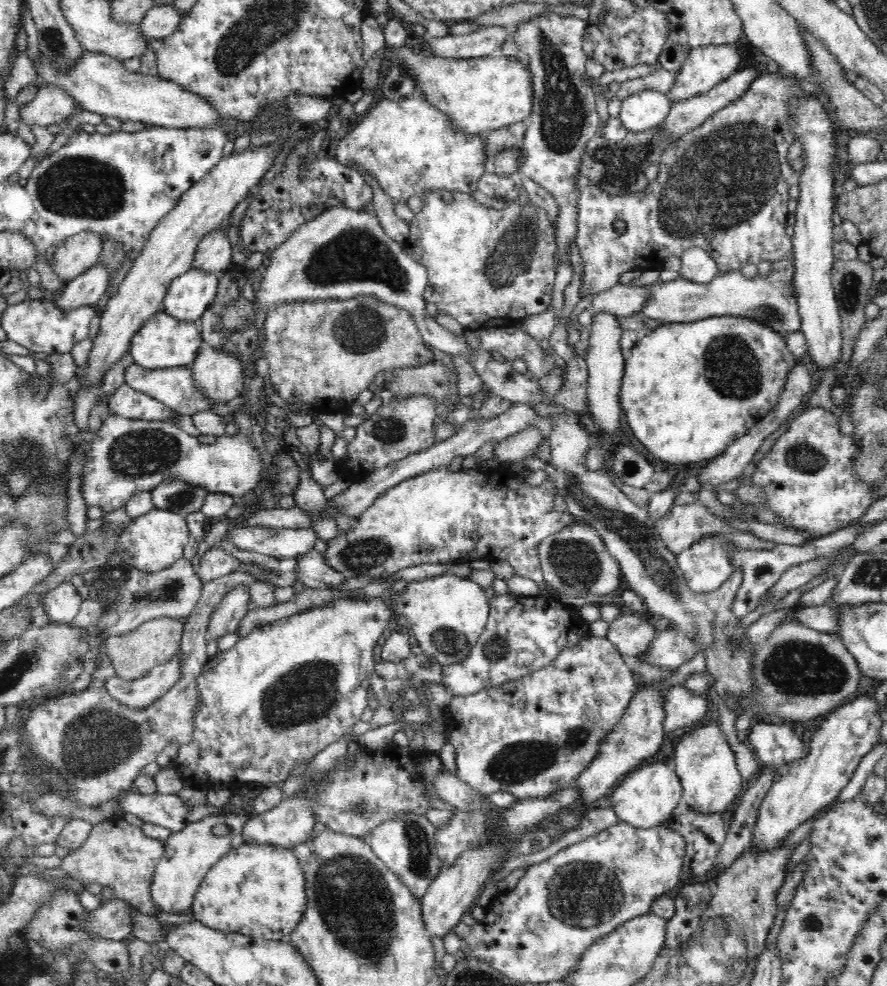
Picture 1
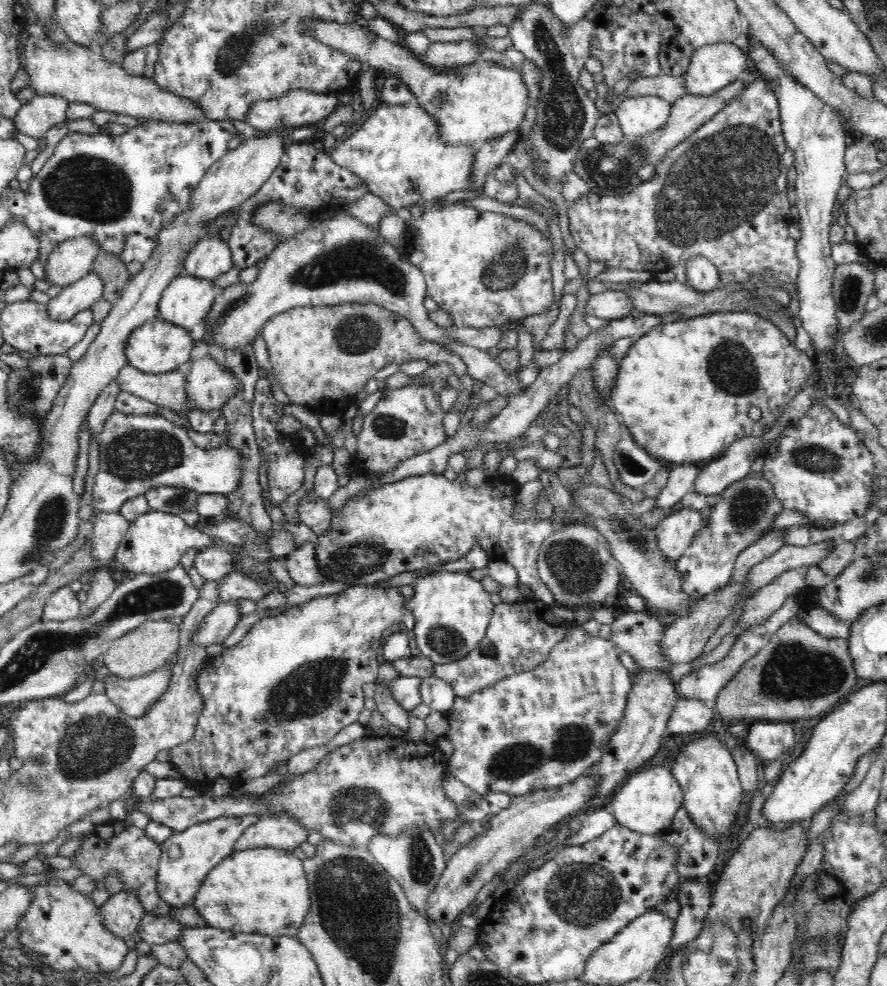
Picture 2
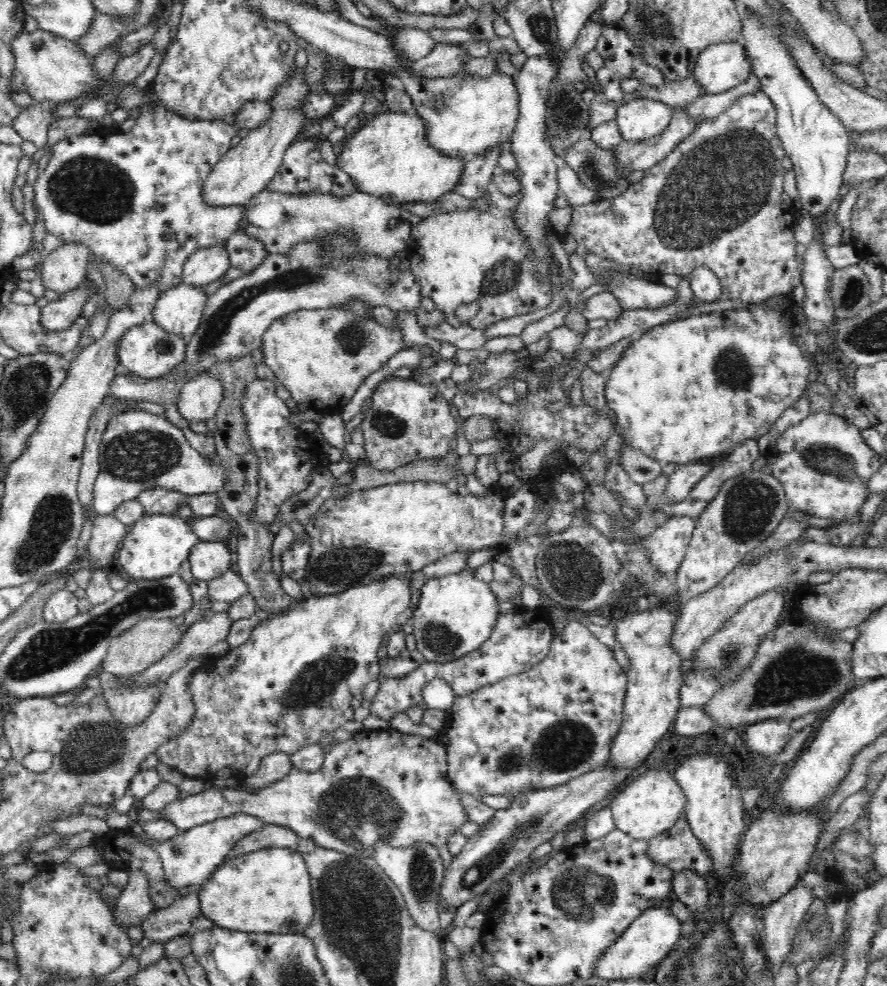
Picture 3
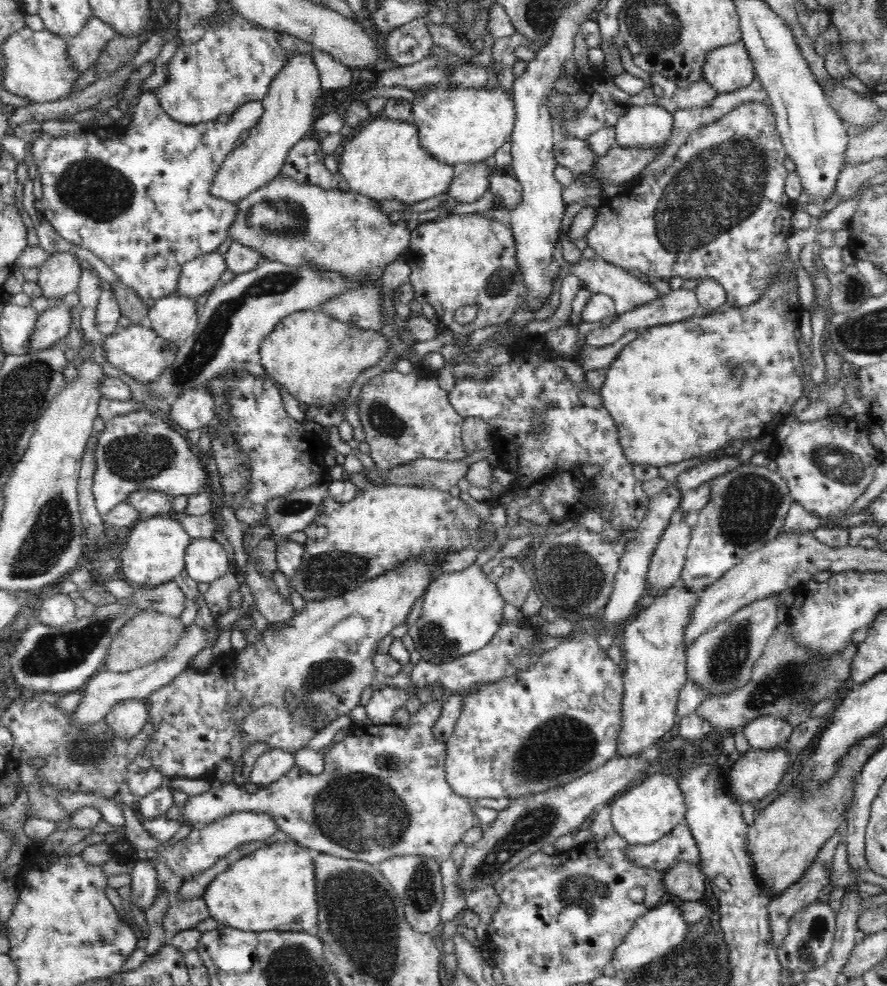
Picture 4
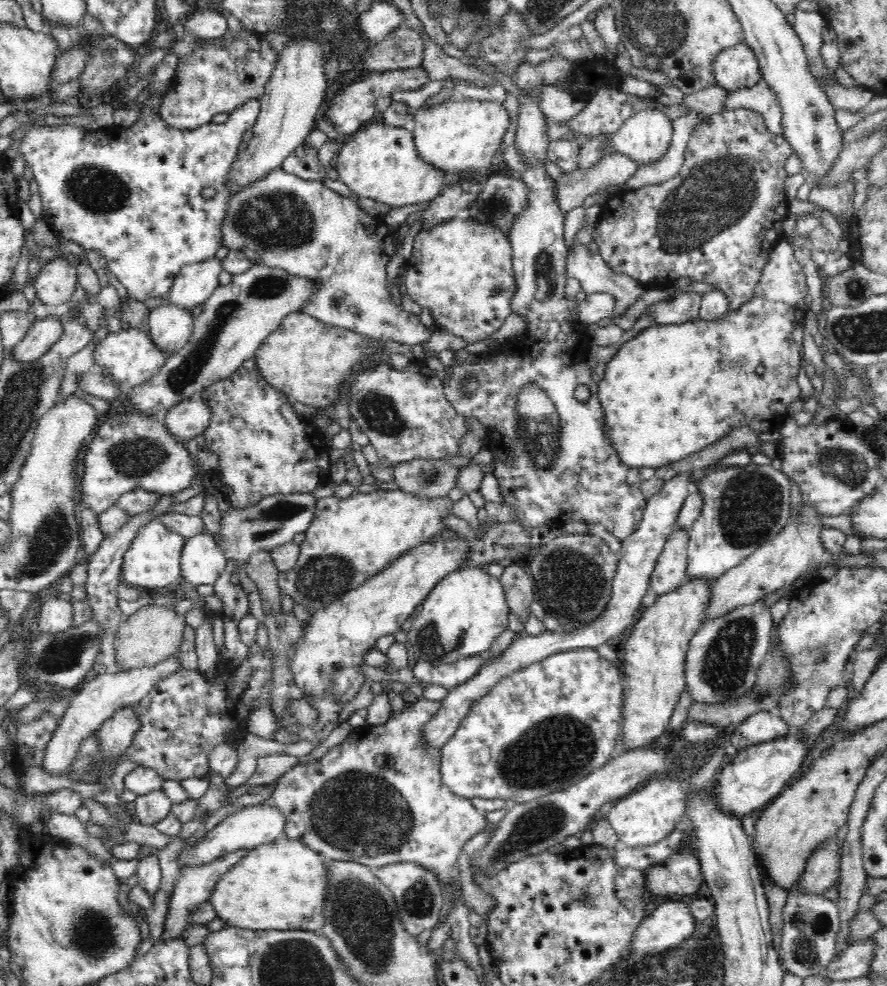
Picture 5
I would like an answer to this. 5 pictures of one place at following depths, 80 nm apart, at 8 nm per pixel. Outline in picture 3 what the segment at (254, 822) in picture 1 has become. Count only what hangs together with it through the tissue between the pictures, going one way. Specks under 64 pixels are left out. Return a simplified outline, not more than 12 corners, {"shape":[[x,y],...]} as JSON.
{"shape":[[267,824],[239,840],[220,865],[268,847],[297,849],[292,829]]}

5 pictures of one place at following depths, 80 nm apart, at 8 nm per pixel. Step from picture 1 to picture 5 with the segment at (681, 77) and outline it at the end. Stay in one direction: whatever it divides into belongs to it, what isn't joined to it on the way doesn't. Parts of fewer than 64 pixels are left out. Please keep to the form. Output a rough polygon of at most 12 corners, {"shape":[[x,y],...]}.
{"shape":[[746,42],[720,52],[716,84],[731,92],[763,80]]}

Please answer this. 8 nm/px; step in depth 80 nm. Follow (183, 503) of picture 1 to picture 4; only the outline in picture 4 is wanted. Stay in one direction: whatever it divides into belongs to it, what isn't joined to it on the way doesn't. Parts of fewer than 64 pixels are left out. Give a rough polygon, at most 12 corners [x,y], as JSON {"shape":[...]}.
{"shape":[[140,490],[125,503],[139,513],[139,521],[173,515],[174,497]]}

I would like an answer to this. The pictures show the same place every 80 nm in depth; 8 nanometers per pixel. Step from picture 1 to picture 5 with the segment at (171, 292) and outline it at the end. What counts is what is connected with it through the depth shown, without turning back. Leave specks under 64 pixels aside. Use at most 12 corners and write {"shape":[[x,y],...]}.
{"shape":[[164,302],[149,316],[156,349],[171,357],[194,328],[190,311]]}

